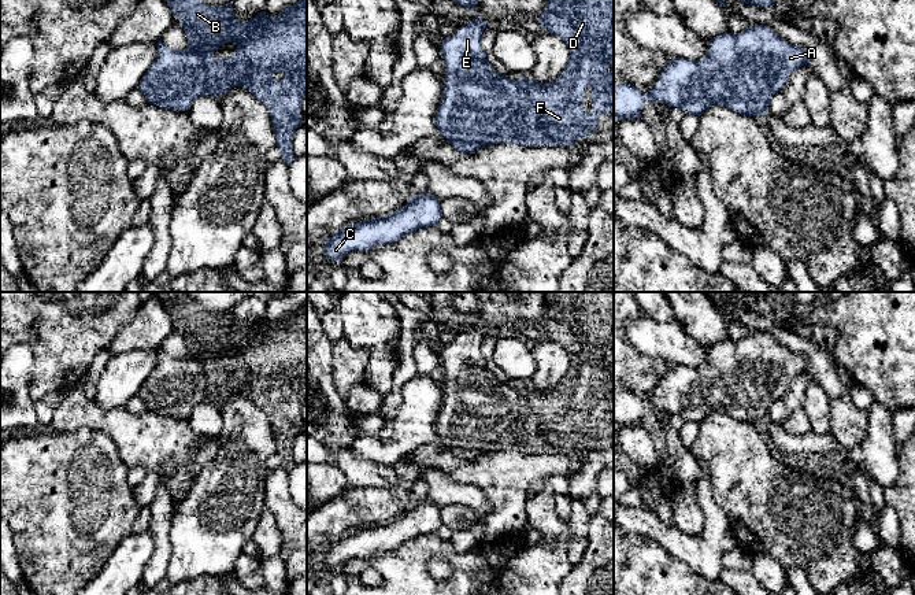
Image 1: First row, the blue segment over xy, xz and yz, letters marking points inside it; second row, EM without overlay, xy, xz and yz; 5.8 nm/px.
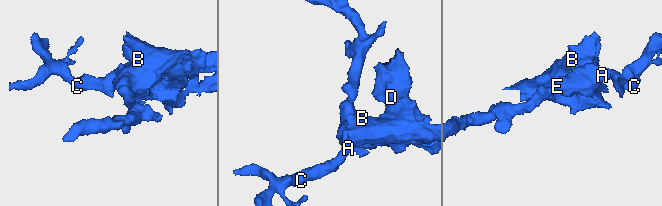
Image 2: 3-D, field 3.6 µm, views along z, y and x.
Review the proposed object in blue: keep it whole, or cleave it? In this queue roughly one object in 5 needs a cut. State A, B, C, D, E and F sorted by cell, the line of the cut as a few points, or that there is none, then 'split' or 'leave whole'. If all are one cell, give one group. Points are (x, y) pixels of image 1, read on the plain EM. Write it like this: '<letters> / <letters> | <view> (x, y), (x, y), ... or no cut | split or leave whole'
A B C D E F | no cut | leave whole

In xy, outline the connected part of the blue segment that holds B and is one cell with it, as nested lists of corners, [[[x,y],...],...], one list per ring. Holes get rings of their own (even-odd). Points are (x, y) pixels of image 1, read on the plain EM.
[[[155,292],[167,307],[188,344],[184,358],[173,358],[160,347],[158,362],[138,391],[148,410],[163,415],[188,418],[192,410],[205,403],[226,402],[233,393],[248,396],[270,418],[281,468],[290,472],[294,466],[292,446],[301,433],[301,409],[307,395],[307,303],[268,325],[262,318],[247,329],[236,328],[233,308],[208,313],[184,292]],[[233,350],[237,356],[230,365],[214,365],[222,351]]]

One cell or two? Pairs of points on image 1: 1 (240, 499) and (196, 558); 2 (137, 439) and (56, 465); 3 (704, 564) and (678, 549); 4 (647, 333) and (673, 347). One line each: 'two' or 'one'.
1: one
2: two
3: one
4: one

